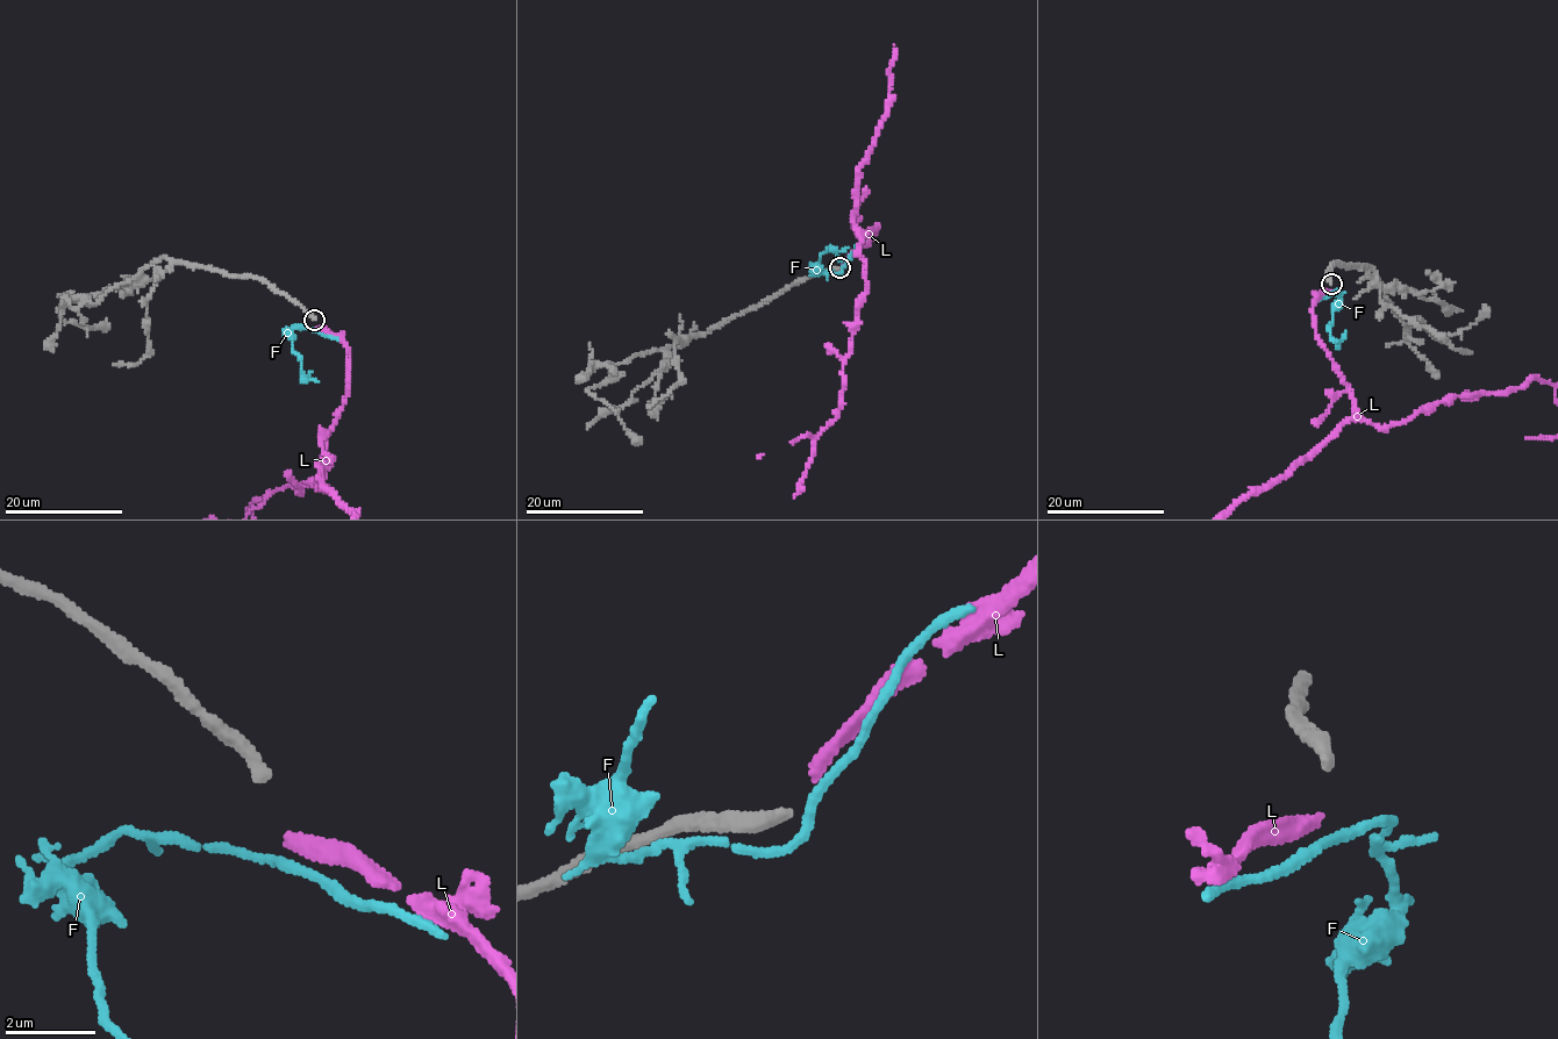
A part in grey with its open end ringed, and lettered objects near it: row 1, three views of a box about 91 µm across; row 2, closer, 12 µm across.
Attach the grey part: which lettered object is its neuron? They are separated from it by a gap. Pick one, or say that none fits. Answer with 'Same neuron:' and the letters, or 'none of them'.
Same neuron: none of them

